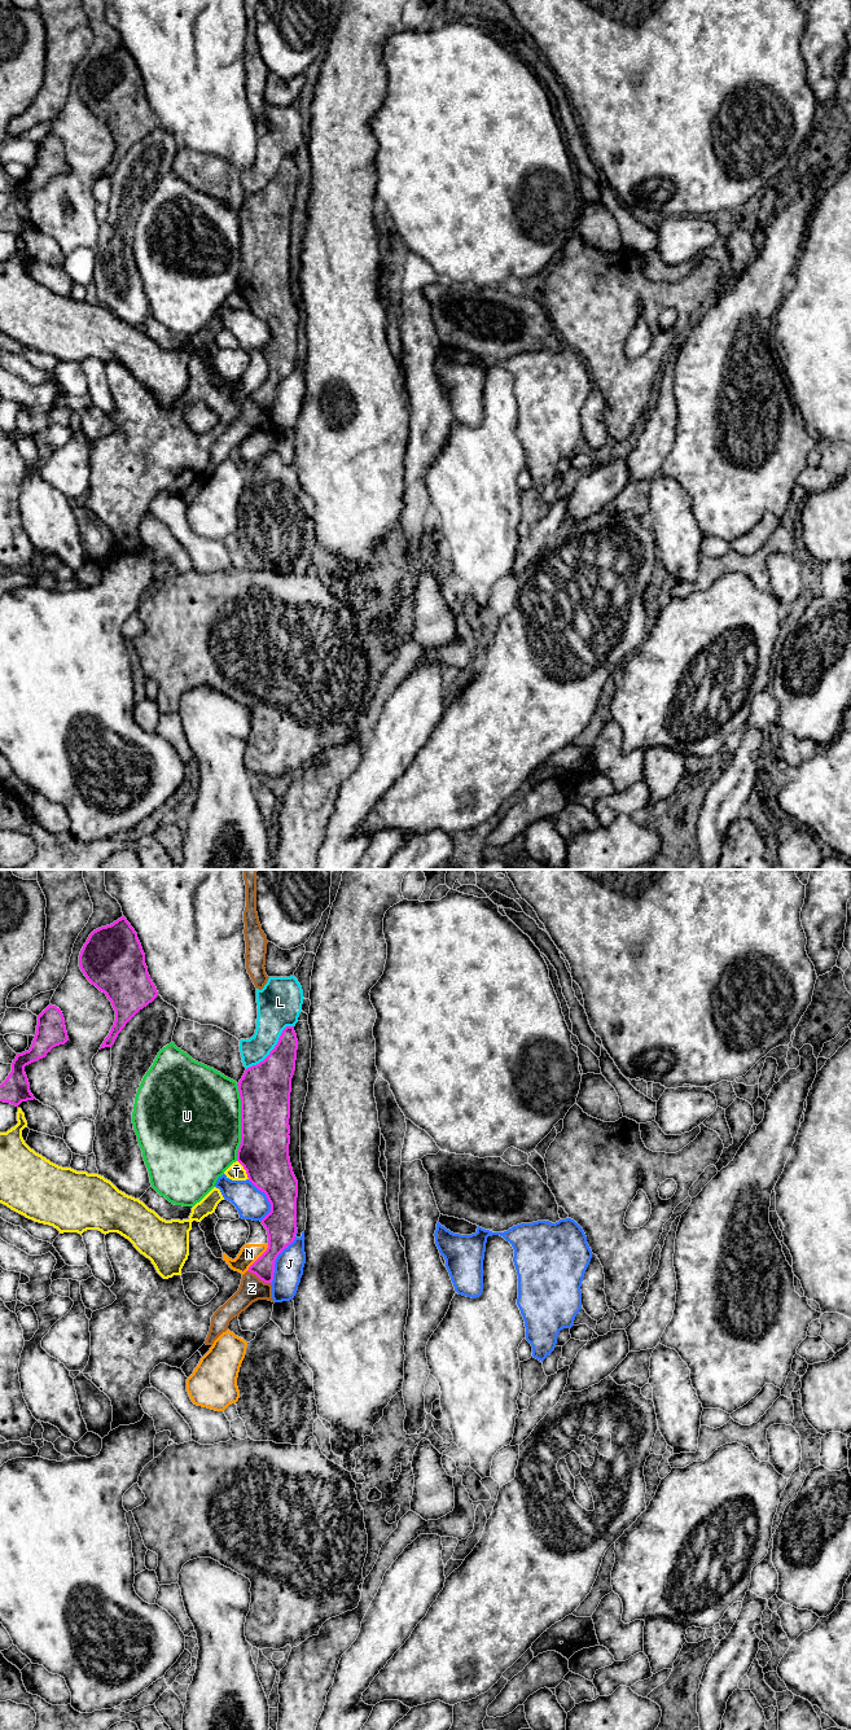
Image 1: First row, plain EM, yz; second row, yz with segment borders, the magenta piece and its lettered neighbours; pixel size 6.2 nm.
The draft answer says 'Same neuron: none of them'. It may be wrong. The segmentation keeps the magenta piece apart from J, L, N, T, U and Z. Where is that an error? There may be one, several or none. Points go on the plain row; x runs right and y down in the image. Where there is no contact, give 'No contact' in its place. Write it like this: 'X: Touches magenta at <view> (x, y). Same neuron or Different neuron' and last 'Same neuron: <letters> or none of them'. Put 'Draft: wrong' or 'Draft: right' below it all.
J: Touches magenta at yz (275, 389). Different neuron
L: Touches magenta at yz (273, 178). Different neuron
N: Touches magenta at yz (259, 386). Different neuron
T: Touches magenta at yz (244, 297). Different neuron
U: Touches magenta at yz (241, 252). Different neuron
Z: Touches magenta at yz (259, 407). Different neuron
Same neuron: none of them
Draft: right

